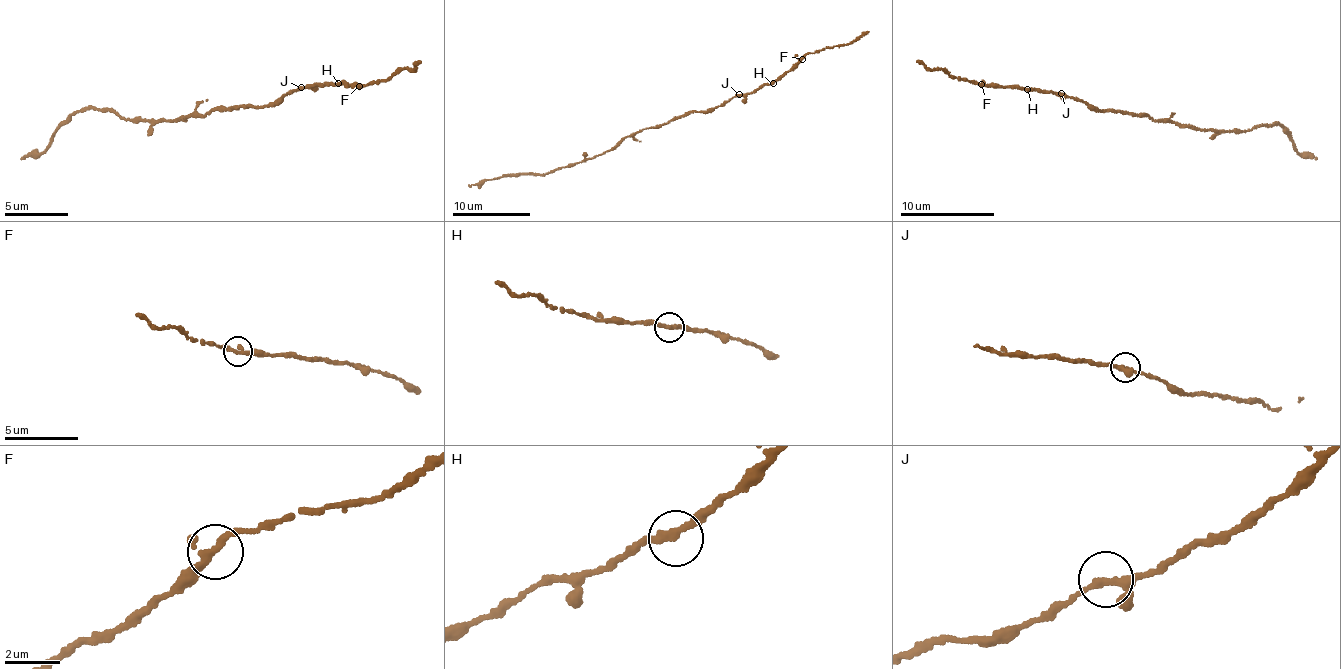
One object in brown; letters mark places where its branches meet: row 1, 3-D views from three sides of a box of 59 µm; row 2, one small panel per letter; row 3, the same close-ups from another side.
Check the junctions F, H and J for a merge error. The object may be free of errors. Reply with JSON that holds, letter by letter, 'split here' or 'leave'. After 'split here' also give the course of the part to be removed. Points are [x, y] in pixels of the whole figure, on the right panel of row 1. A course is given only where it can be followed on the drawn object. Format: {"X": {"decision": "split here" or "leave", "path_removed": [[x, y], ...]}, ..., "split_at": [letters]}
{"F": {"decision": "leave"}, "H": {"decision": "leave"}, "J": {"decision": "leave"}, "split_at": []}

